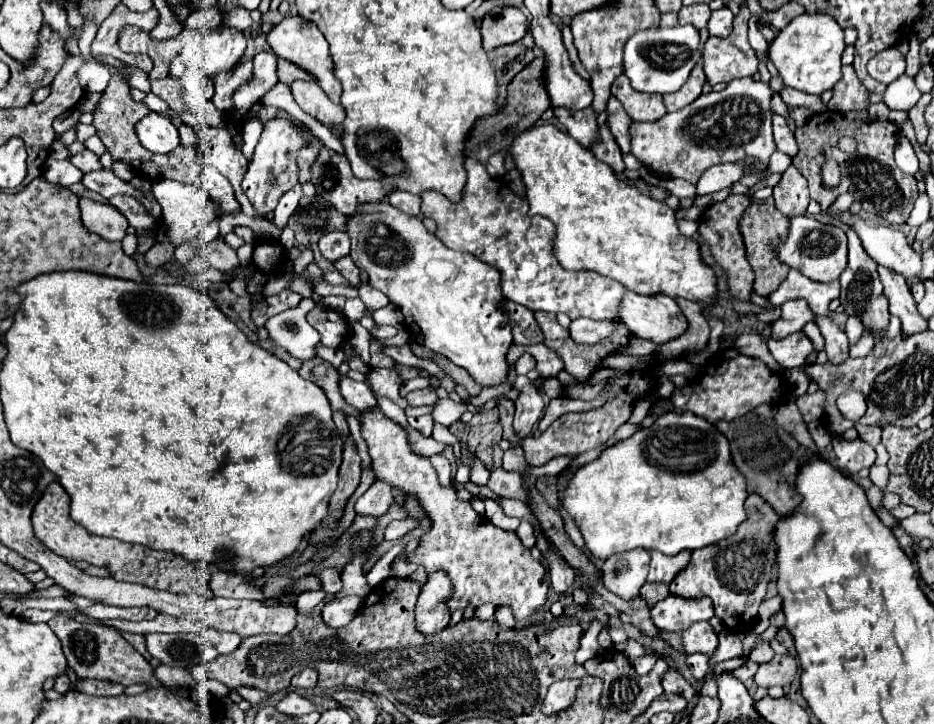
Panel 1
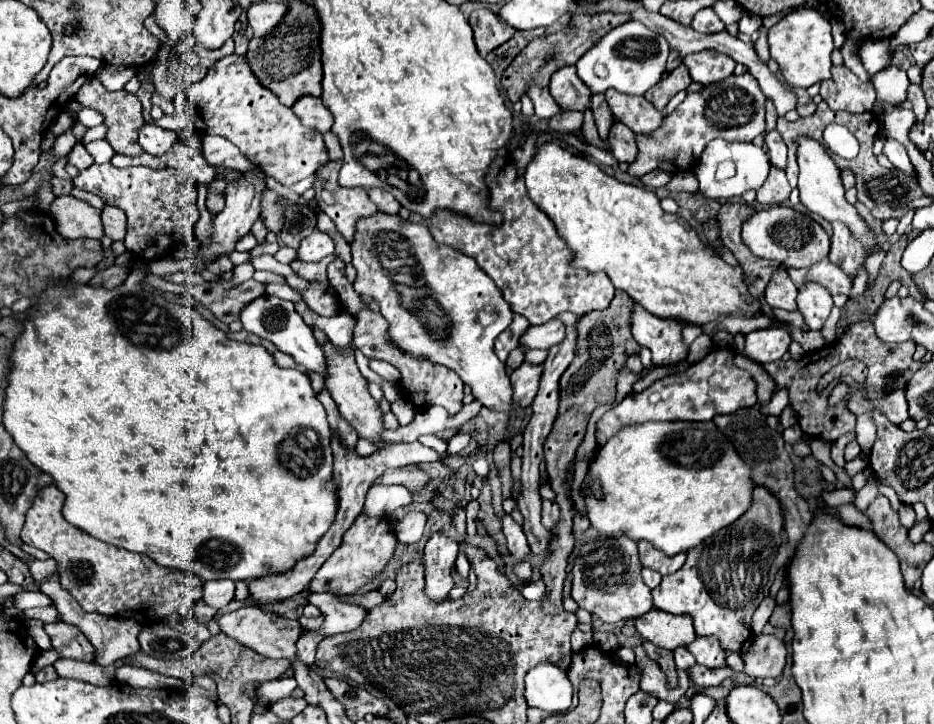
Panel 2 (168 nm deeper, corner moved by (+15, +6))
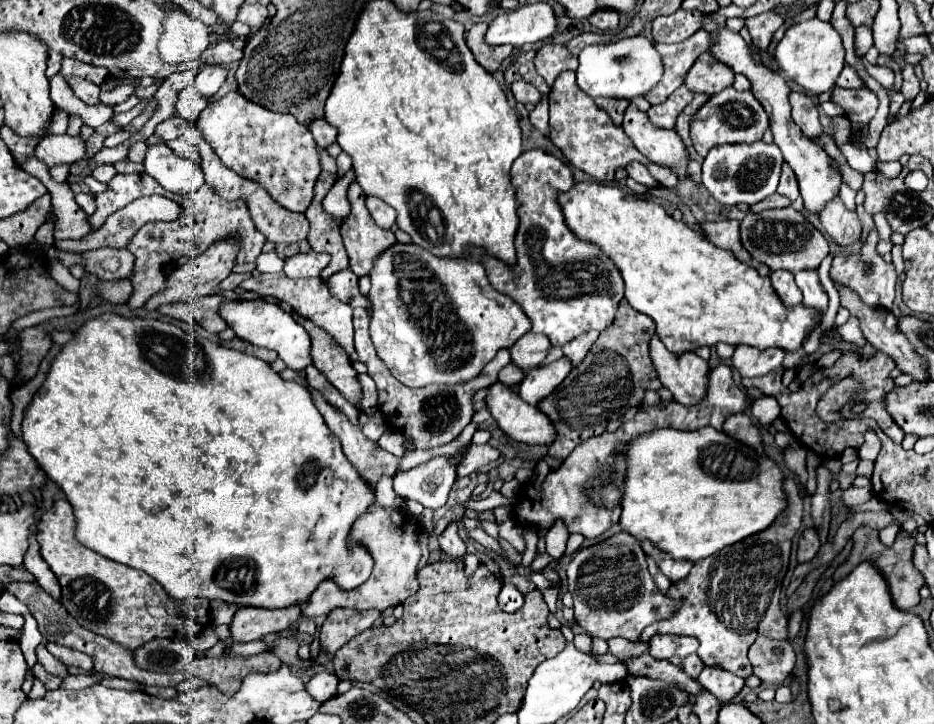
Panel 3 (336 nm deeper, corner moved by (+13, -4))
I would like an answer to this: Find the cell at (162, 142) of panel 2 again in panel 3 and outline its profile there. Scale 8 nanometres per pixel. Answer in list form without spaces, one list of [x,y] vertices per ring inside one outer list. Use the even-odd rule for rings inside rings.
[[[167,144],[149,146],[143,168],[173,194],[191,194],[203,184],[201,166],[197,166],[193,160],[179,158]]]

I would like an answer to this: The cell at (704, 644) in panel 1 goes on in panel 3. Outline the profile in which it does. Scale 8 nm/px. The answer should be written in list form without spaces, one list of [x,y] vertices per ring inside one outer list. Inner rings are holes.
[[[705,666],[701,676],[699,676],[699,684],[705,690],[709,690],[715,698],[719,698],[721,702],[727,704],[727,702],[733,702],[739,696],[739,692],[745,686],[745,680],[727,672],[727,670]]]

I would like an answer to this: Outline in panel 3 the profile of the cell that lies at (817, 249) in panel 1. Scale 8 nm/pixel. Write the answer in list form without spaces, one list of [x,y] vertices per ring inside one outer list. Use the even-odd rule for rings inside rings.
[[[791,206],[781,210],[763,210],[757,214],[747,212],[741,220],[741,244],[755,260],[767,264],[771,270],[789,270],[793,274],[797,270],[817,268],[821,260],[829,254],[829,244],[825,236]]]

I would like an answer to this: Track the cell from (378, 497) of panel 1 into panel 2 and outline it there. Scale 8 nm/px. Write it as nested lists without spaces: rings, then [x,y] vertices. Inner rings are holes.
[[[405,466],[405,468],[393,468],[387,470],[385,476],[379,476],[373,484],[403,484],[411,492],[417,492],[429,482],[429,476],[423,474],[417,466]]]

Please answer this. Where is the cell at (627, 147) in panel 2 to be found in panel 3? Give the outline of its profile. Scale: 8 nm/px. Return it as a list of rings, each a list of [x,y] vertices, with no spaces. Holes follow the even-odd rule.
[[[631,162],[631,164],[627,166],[627,174],[629,174],[633,180],[637,180],[639,184],[647,186],[647,188],[659,188],[659,186],[661,186],[661,184],[649,174],[649,170],[647,170],[643,164],[639,164],[639,162]]]

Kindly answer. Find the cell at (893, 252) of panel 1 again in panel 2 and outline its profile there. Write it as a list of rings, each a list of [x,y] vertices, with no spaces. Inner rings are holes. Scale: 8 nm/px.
[[[801,138],[799,140],[799,150],[797,150],[797,162],[799,162],[799,192],[801,192],[801,202],[815,214],[819,214],[821,218],[829,220],[829,222],[843,222],[847,224],[847,228],[853,232],[853,238],[857,242],[861,242],[861,246],[865,250],[871,250],[871,252],[877,252],[881,250],[881,246],[877,244],[877,234],[875,230],[859,216],[859,212],[855,210],[855,206],[851,206],[847,200],[845,200],[845,188],[841,184],[841,178],[839,178],[839,168],[835,166],[835,162],[829,158],[827,150],[811,140],[811,138]]]

